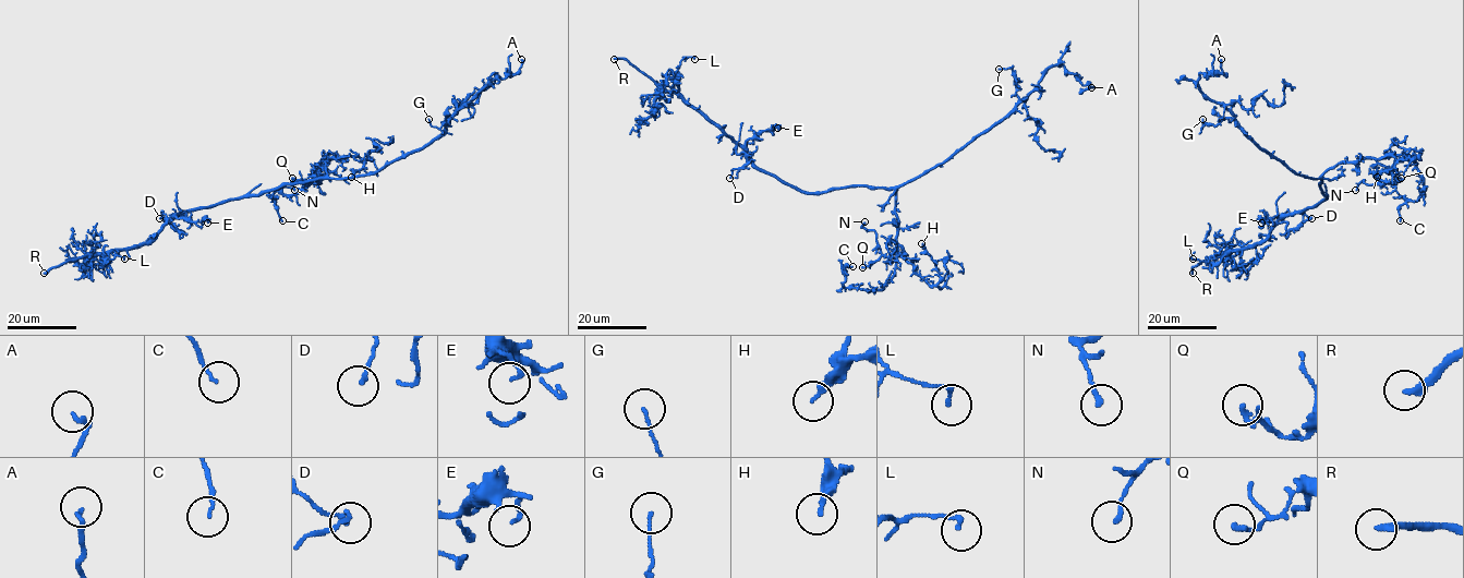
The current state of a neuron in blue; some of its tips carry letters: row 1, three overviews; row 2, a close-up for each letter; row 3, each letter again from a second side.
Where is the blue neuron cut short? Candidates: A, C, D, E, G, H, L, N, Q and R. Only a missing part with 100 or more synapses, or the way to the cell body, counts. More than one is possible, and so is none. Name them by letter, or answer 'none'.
R

